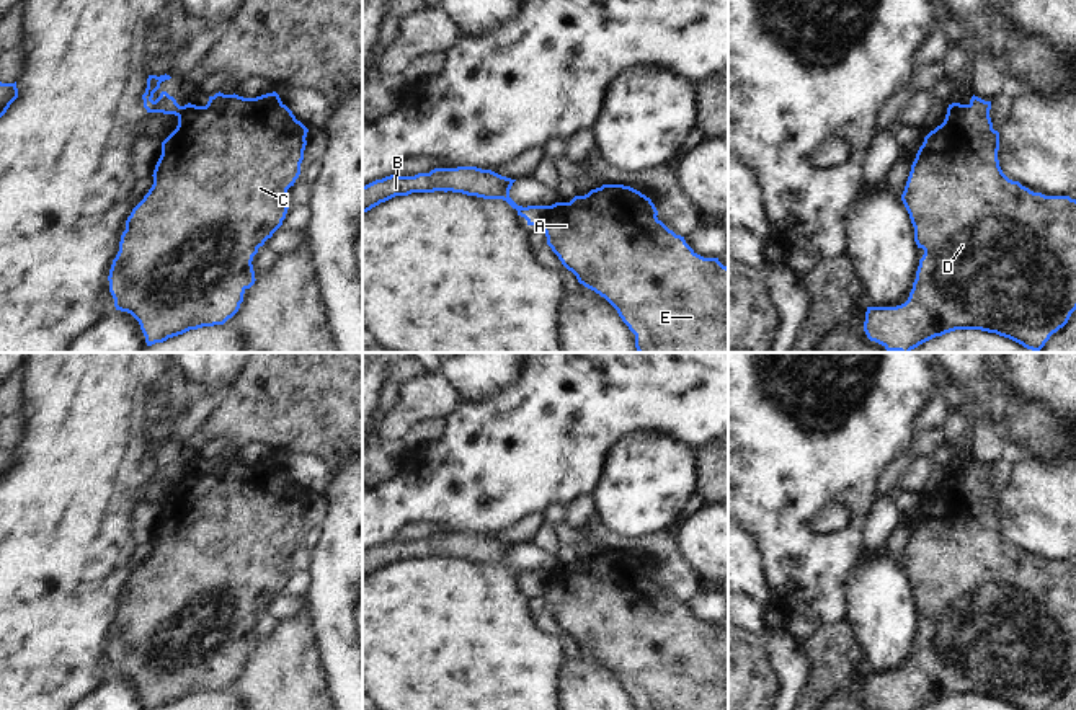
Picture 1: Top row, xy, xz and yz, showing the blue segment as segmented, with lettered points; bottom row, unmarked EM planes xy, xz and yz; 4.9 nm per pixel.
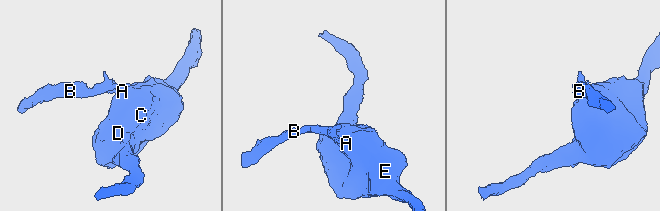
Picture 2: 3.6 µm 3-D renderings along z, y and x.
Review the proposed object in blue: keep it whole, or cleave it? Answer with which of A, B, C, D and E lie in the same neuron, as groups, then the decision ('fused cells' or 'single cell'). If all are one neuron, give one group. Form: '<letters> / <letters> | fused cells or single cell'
A C D E / B | fused cells

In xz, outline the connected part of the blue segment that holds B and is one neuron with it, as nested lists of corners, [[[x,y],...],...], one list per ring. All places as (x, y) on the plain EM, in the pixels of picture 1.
[[[477,532],[434,534],[429,539],[418,539],[415,542],[390,540],[362,552],[362,579],[395,561],[452,557],[483,565],[503,565],[518,576],[518,581],[527,586],[527,591],[545,596],[549,592],[550,571],[518,571],[509,563],[514,547]]]

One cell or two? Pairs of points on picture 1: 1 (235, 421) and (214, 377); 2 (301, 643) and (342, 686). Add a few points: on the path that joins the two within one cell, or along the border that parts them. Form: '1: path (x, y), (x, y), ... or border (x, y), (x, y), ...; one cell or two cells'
1: border (242, 369), (229, 387); two cells
2: border (311, 627), (330, 692); two cells

